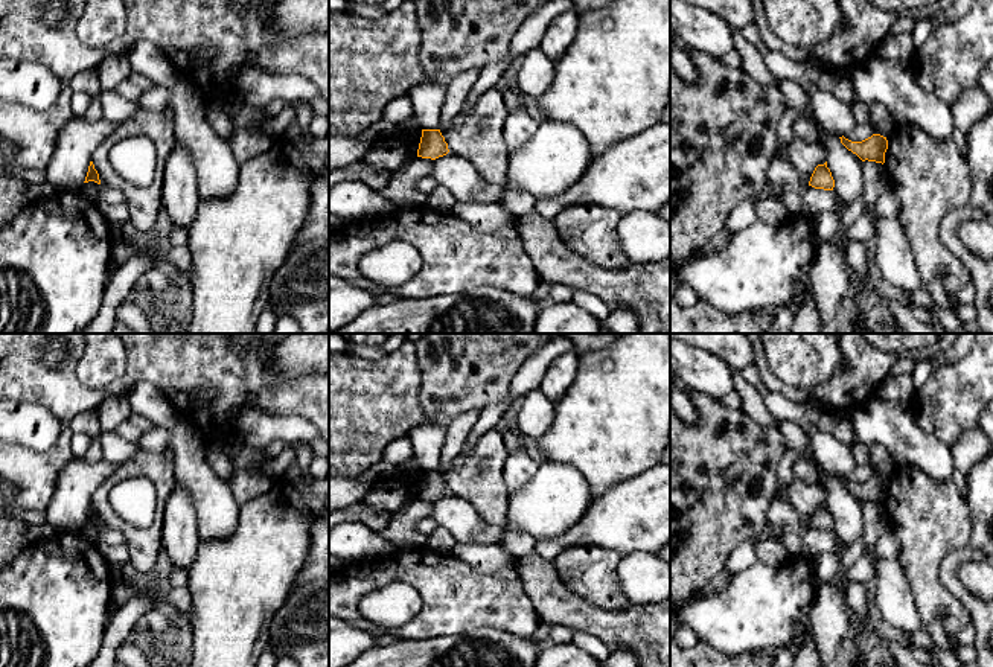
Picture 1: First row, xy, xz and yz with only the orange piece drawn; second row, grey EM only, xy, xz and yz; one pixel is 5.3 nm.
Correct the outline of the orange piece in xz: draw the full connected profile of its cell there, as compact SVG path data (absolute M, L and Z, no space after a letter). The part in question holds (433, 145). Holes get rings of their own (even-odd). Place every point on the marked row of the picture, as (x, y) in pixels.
M422 129L417 157L436 160L449 152L440 129Z

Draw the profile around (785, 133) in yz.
M789 108L784 111L777 129L777 139L780 148L787 146L795 139L793 123L801 117L804 117L801 111Z

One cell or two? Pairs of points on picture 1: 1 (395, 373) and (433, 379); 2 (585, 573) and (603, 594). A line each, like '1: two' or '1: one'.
1: two
2: one

